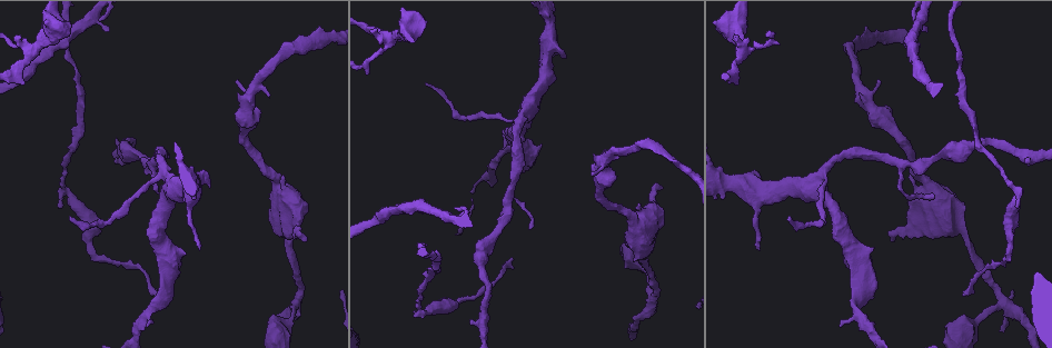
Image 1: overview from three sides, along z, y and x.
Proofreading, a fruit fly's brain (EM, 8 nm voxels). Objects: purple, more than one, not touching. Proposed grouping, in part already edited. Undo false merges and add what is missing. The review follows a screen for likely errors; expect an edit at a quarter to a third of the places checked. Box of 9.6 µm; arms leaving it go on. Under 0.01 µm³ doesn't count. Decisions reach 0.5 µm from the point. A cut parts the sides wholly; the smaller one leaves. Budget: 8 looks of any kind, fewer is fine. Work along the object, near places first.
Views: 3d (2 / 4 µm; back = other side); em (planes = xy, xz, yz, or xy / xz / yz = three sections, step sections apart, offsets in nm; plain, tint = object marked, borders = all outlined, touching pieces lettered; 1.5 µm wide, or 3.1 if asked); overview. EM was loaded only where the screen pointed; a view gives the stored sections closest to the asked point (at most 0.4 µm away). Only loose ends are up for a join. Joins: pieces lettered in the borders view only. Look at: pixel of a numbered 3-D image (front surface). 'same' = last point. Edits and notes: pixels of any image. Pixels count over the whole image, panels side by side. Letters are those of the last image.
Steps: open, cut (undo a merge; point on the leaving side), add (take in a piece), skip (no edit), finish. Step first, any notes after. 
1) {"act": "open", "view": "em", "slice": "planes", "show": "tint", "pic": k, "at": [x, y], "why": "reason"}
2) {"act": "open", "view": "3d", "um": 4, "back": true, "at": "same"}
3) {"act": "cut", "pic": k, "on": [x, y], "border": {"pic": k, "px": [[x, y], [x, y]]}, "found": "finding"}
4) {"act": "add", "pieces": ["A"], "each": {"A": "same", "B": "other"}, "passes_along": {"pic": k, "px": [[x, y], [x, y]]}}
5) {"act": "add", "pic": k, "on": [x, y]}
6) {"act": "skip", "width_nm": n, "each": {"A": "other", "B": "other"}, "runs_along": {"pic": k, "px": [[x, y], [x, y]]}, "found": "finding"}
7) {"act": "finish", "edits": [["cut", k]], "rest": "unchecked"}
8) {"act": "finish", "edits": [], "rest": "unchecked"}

{"act": "open", "view": "3d", "um": 4, "pic": 1, "at": [964, 295], "why": "free end"}

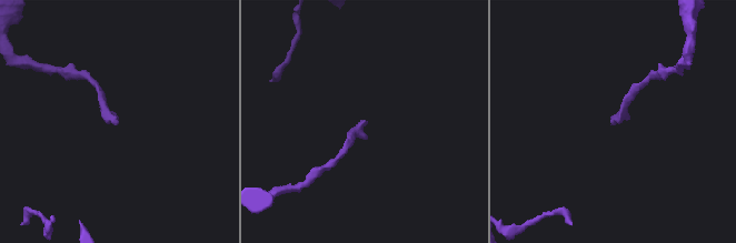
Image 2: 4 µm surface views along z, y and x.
{"act": "open", "view": "em", "slice": "planes", "show": "borders", "pic": 2, "at": [114, 123]}

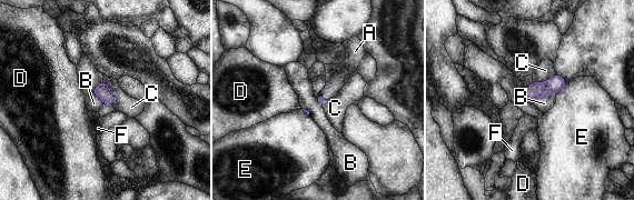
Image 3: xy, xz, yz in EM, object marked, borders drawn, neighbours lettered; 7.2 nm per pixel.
{"act": "add", "pic": 3, "on": [334, 83], "longest_contact_nm": ["B", 190], "each": {"A": "same", "B": "other", "C": "other", "D": "other", "E": "other", "F": "other"}, "passes_along": {"pic": 3, "px": [[322, 100], [324, 96], [334, 83]]}, "found": "it goes on there"}

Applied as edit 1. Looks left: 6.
{"act": "open", "view": "em", "slice": "planes", "show": "borders", "pic": 1, "at": [492, 172], "why": "sudden change in width"}

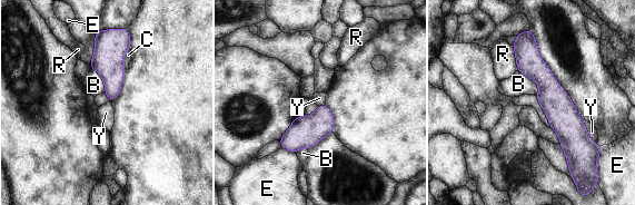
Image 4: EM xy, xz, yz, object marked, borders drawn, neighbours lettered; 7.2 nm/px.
{"act": "skip", "each": {"B": "other", "C": "other", "E": "other", "R": "other", "Y": "other"}, "runs_along": {"pic": 4, "px": [[525, 45], [581, 165]]}, "found": "one neuron here"}

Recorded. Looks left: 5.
{"act": "finish", "edits": [["add", 3]], "rest": "unchecked"}

